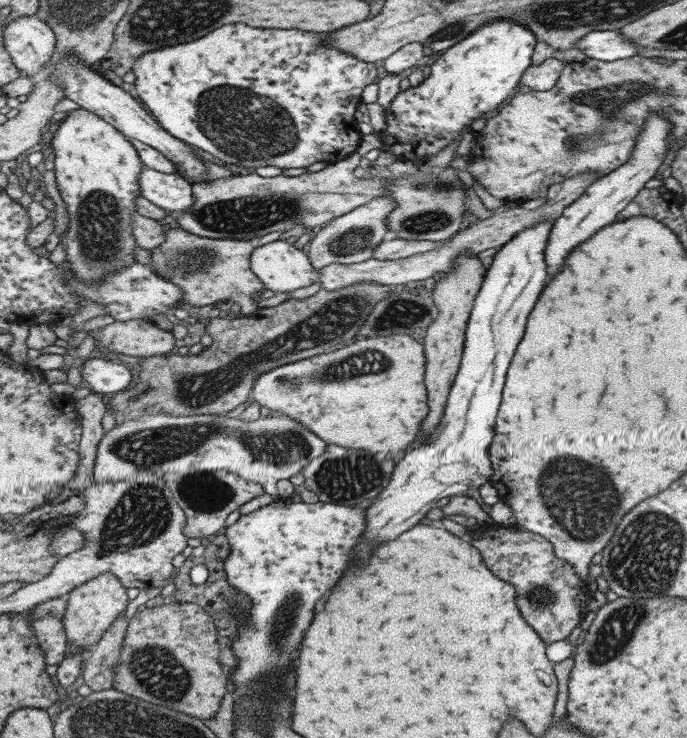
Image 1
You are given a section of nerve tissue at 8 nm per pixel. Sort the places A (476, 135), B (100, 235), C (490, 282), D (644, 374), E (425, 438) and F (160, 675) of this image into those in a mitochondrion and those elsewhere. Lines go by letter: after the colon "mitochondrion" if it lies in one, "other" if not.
A: other
B: mitochondrion
C: other
D: other
E: other
F: mitochondrion

